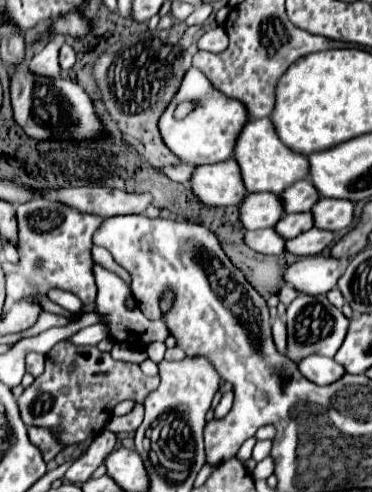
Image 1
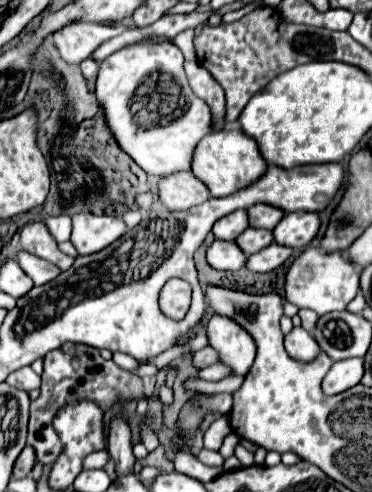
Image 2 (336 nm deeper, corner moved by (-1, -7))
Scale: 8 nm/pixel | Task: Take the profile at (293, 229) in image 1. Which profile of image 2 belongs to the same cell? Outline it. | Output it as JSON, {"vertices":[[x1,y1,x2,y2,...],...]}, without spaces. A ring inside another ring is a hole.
{"vertices":[[246,228,238,238,236,238,236,244,238,248,250,256,266,246,270,246,274,242,274,236,270,230,258,230,258,228]]}

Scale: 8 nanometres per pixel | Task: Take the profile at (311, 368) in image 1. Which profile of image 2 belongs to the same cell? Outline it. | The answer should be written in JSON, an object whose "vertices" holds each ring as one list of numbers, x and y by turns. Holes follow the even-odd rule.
{"vertices":[[296,326,292,328,292,332,288,332,284,336,284,344,286,344,286,350,292,358,296,360,314,360,314,356,318,356,320,348,318,348,318,342,314,340,312,334,308,334,304,328]]}

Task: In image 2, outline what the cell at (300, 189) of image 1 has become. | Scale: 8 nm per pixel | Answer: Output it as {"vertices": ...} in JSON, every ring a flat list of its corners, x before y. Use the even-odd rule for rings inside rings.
{"vertices":[[256,204,248,210,248,224,252,228,264,228,274,230,276,224,282,220,284,212,278,212,278,208,266,208,266,204]]}

